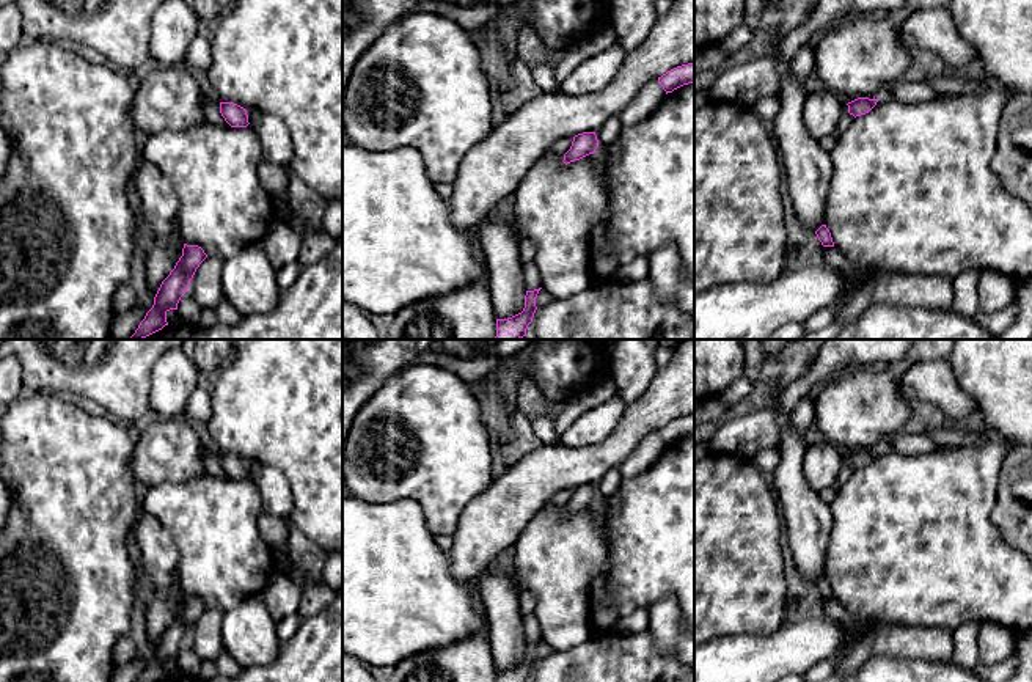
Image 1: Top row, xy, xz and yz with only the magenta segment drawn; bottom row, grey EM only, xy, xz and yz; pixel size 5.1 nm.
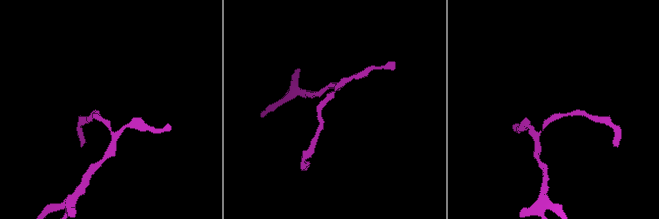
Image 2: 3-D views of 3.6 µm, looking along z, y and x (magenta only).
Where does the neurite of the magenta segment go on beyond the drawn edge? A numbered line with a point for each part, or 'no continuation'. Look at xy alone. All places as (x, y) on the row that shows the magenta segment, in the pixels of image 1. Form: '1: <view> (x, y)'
no continuation

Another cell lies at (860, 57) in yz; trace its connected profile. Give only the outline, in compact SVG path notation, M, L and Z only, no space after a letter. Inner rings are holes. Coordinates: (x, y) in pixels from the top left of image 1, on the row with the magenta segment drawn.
M862 14L833 24L815 44L815 71L826 90L845 102L858 97L880 99L902 79L913 57L903 42L902 25L884 16Z

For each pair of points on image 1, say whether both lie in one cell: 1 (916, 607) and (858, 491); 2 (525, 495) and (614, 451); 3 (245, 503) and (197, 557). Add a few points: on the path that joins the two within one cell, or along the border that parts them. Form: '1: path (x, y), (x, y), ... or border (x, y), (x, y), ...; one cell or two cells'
1: path (916, 579), (916, 549), (886, 519); one cell
2: path (547, 473), (552, 469), (592, 462); one cell
3: path (233, 516), (209, 544); one cell

